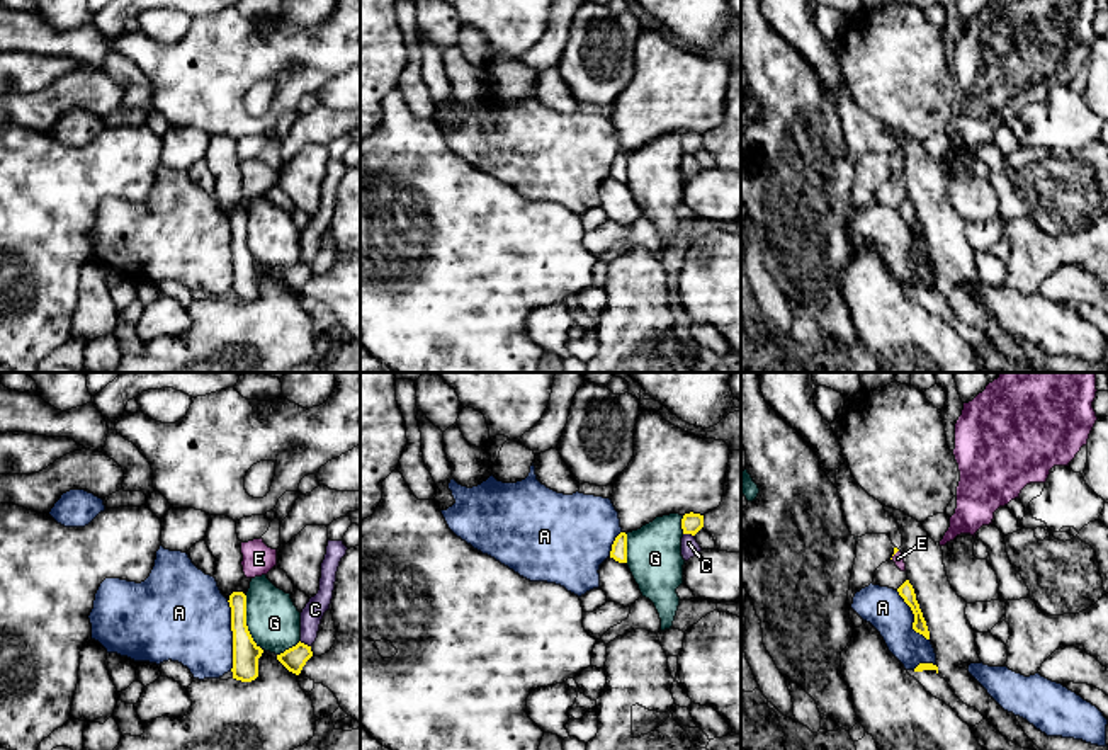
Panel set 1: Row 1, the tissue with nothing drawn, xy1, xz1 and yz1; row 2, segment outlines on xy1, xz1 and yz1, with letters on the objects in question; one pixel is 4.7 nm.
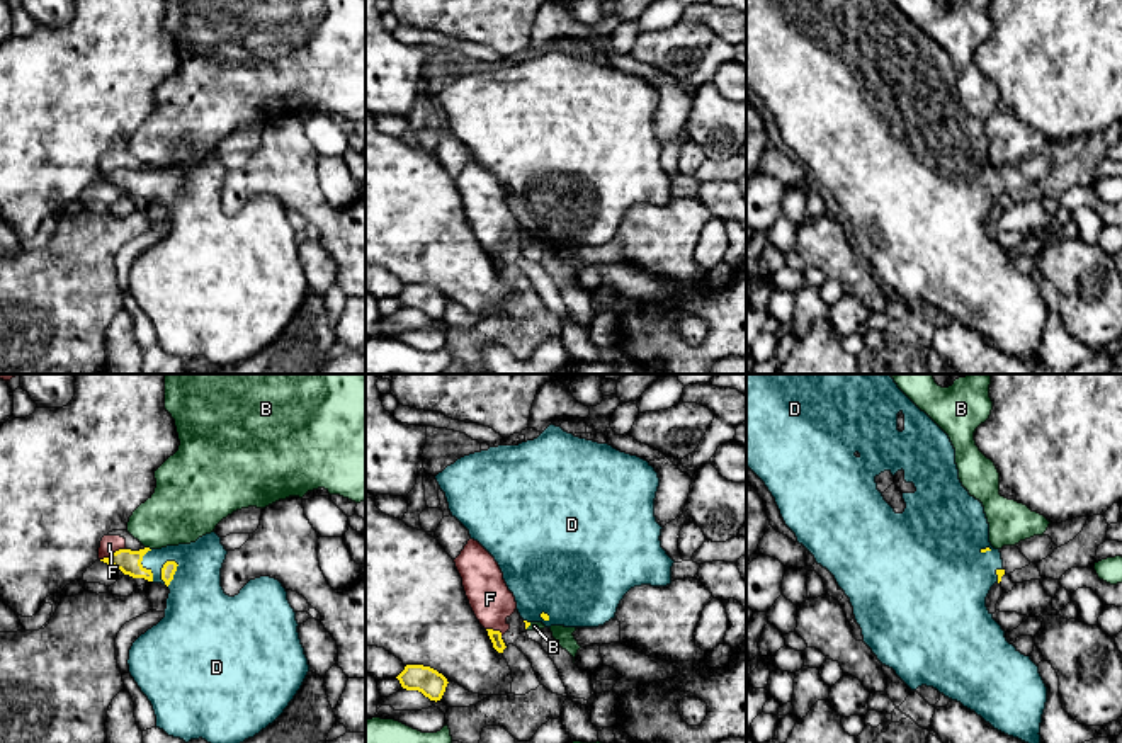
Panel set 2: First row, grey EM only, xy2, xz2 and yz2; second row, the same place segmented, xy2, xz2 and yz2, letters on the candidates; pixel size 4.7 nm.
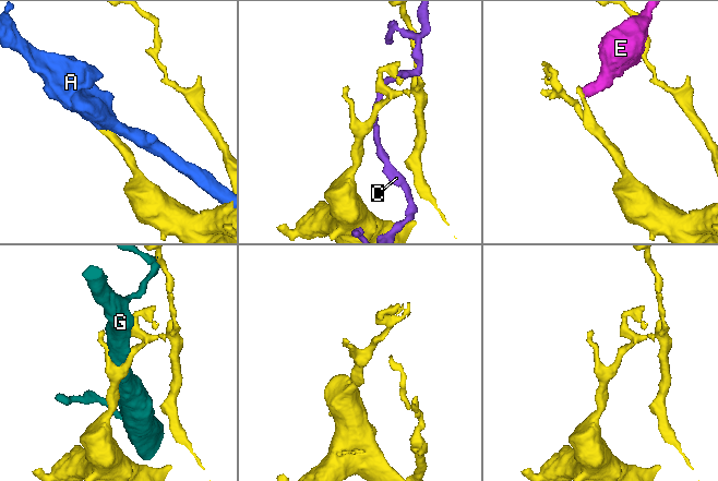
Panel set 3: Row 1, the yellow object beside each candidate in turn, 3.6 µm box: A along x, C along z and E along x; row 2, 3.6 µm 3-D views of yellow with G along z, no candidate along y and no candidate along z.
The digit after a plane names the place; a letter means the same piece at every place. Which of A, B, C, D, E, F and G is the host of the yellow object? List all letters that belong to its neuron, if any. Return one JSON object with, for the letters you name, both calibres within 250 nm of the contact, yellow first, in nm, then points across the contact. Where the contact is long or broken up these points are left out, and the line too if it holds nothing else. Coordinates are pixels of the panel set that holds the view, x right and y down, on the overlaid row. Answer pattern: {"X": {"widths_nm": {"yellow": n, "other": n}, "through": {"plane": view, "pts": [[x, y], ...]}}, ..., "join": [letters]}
{"D": {"widths_nm": {"yellow": 70, "other": 340}, "through": {"plane": "xy2", "pts": [[169, 568], [174, 573], [196, 595], [199, 619]]}}, "join": ["D"]}

